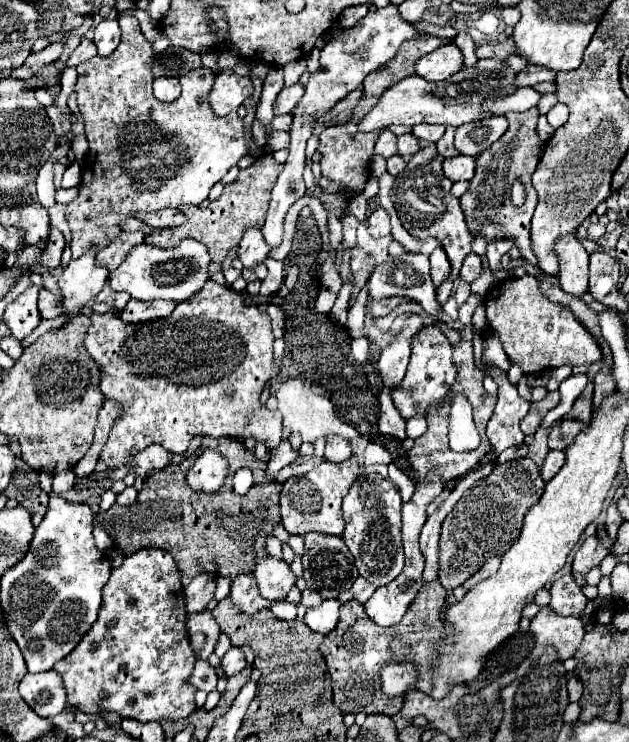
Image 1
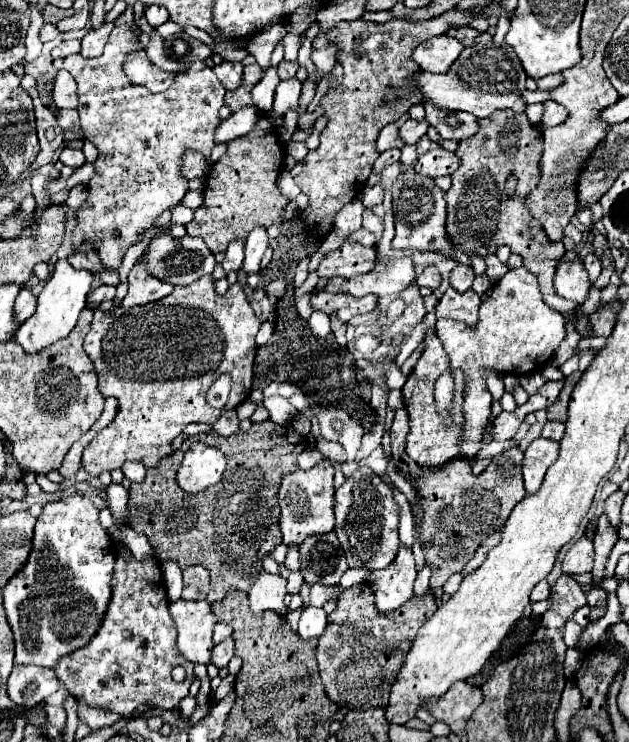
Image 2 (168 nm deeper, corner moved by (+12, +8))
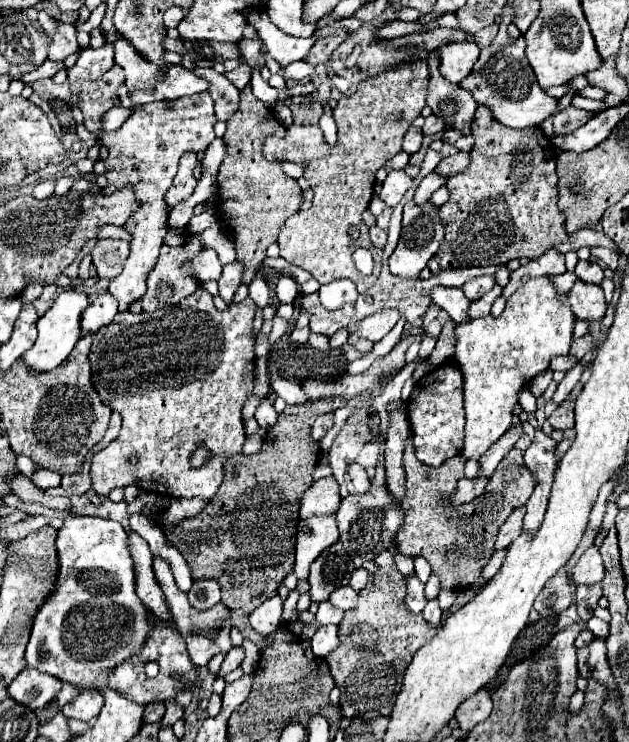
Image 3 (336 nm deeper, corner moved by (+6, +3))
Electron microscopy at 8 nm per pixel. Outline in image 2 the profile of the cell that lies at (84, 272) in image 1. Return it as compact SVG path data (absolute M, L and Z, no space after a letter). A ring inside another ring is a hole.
M58 260L52 276L48 278L44 290L38 296L36 312L16 330L12 340L18 342L26 352L40 352L52 342L58 342L60 338L68 336L76 326L80 310L86 306L86 296L90 292L90 286L92 286L92 272L76 270L68 264L68 260Z

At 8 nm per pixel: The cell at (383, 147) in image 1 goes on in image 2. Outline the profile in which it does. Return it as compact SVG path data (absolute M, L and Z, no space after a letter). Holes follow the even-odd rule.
M388 124L382 128L382 132L378 134L378 140L376 140L376 150L378 152L384 152L388 148L402 148L404 142L400 142L398 138L398 126L396 124Z

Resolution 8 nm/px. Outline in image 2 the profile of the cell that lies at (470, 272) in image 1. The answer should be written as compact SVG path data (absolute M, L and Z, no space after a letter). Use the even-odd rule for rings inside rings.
M458 264L452 272L450 272L450 286L456 288L458 292L464 292L472 286L472 280L474 280L474 270L466 264Z

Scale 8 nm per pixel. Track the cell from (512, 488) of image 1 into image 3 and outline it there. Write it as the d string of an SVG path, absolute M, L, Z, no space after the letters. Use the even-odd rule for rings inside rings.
M410 437L404 451L406 497L402 501L404 523L396 535L398 551L410 559L428 559L428 563L432 565L432 573L440 577L444 589L466 589L472 585L482 585L480 575L494 553L494 541L502 523L514 509L526 505L536 487L536 479L524 465L522 455L524 451L514 447L496 467L484 495L476 497L468 505L452 509L450 495L456 489L456 481L464 477L466 459L458 455L448 459L448 463L440 467L428 467L416 459Z

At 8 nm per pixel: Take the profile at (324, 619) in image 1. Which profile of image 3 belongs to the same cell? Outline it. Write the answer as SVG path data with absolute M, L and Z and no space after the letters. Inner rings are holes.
M322 625L312 637L312 653L318 659L324 659L338 645L340 645L340 639L338 639L338 627L336 625Z

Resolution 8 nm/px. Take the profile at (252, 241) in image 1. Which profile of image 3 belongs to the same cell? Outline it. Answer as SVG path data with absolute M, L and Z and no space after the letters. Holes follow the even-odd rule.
M234 261L230 265L224 265L224 271L222 271L222 277L218 279L218 291L220 291L220 297L230 305L232 303L232 297L240 285L240 279L242 279L242 263Z

